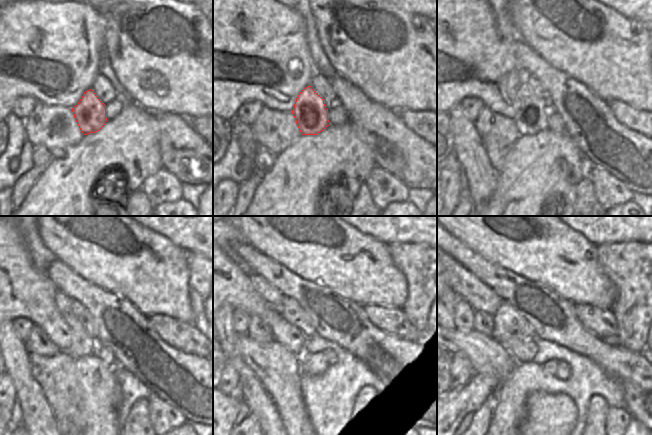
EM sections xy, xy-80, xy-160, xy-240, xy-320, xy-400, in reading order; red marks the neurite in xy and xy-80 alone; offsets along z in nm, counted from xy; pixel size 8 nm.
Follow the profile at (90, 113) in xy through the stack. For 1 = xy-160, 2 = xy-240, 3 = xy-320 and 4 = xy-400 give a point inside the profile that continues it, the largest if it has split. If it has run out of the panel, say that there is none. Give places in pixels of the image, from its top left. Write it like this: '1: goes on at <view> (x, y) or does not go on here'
1: goes on at xy-160 (532, 117)
2: goes on at xy-240 (82, 345)
3: goes on at xy-320 (272, 297)
4: goes on at xy-400 (467, 286)

